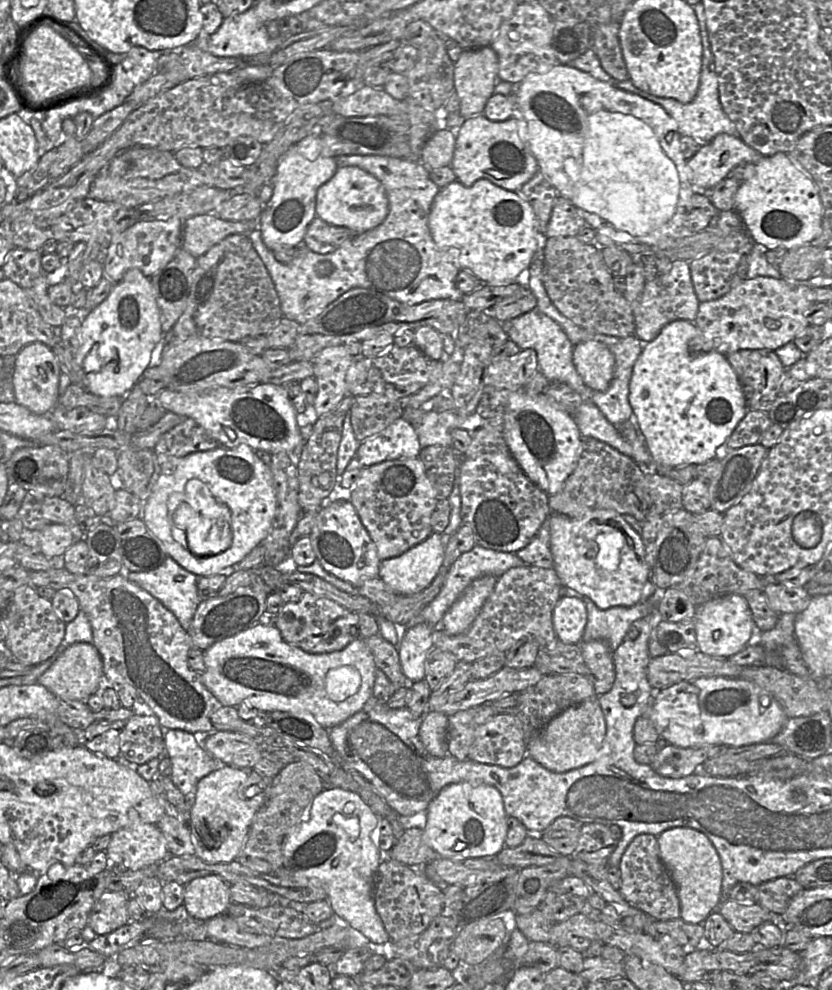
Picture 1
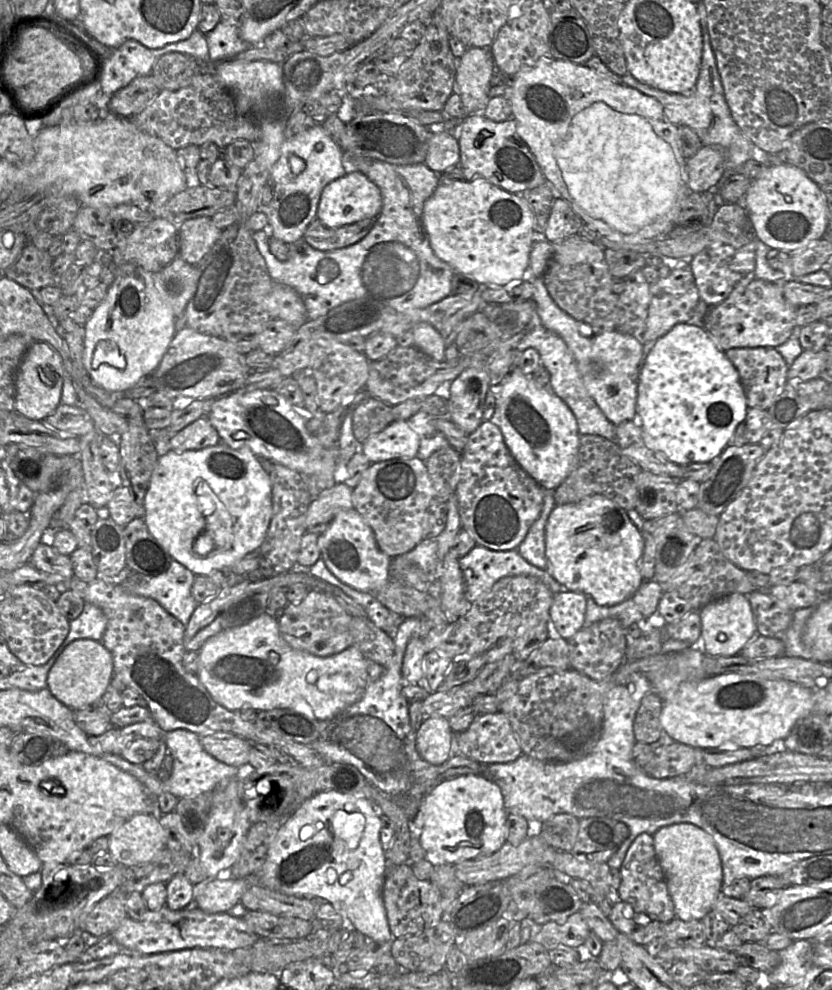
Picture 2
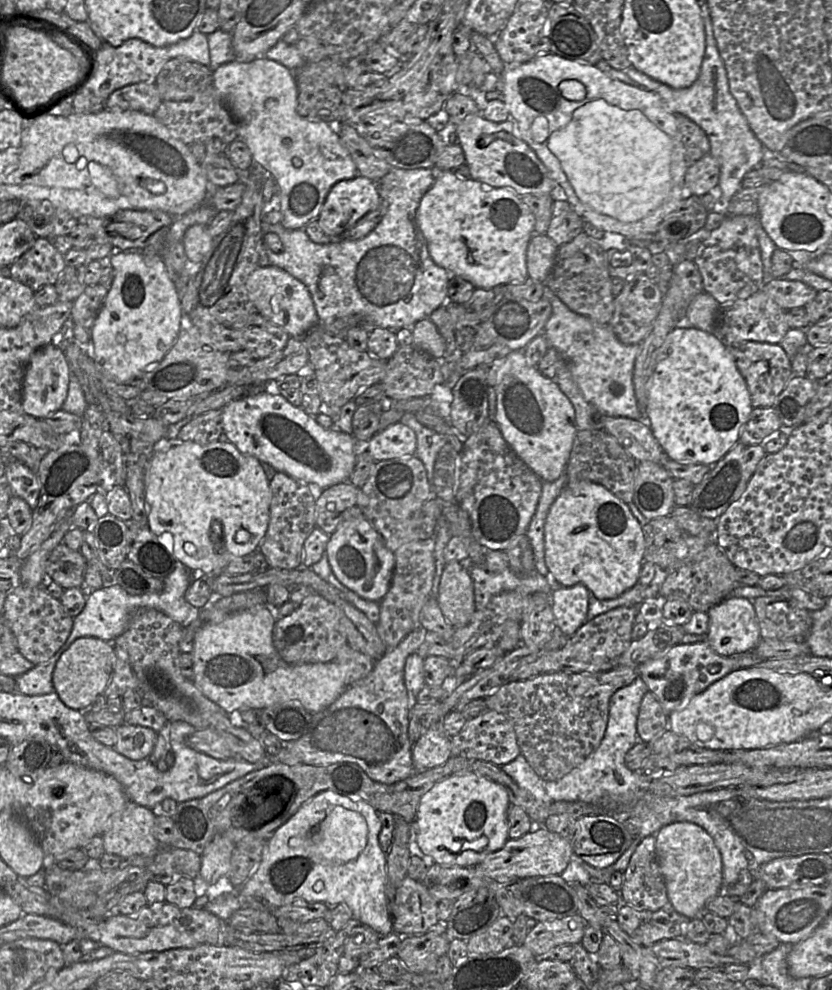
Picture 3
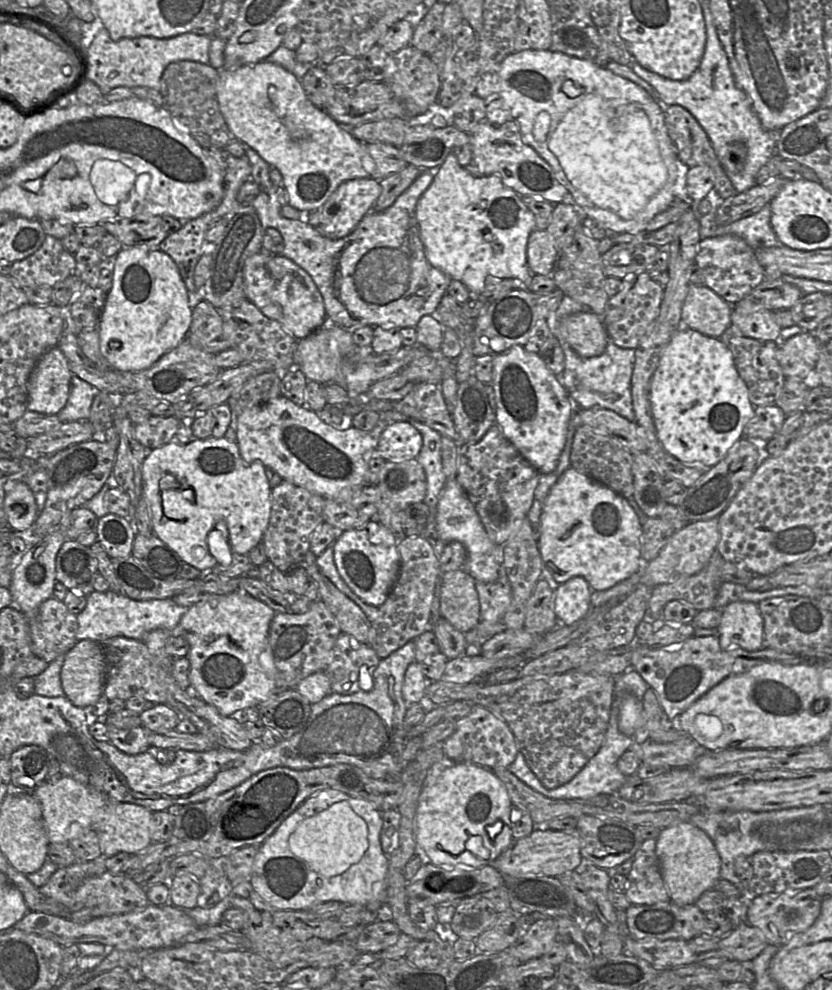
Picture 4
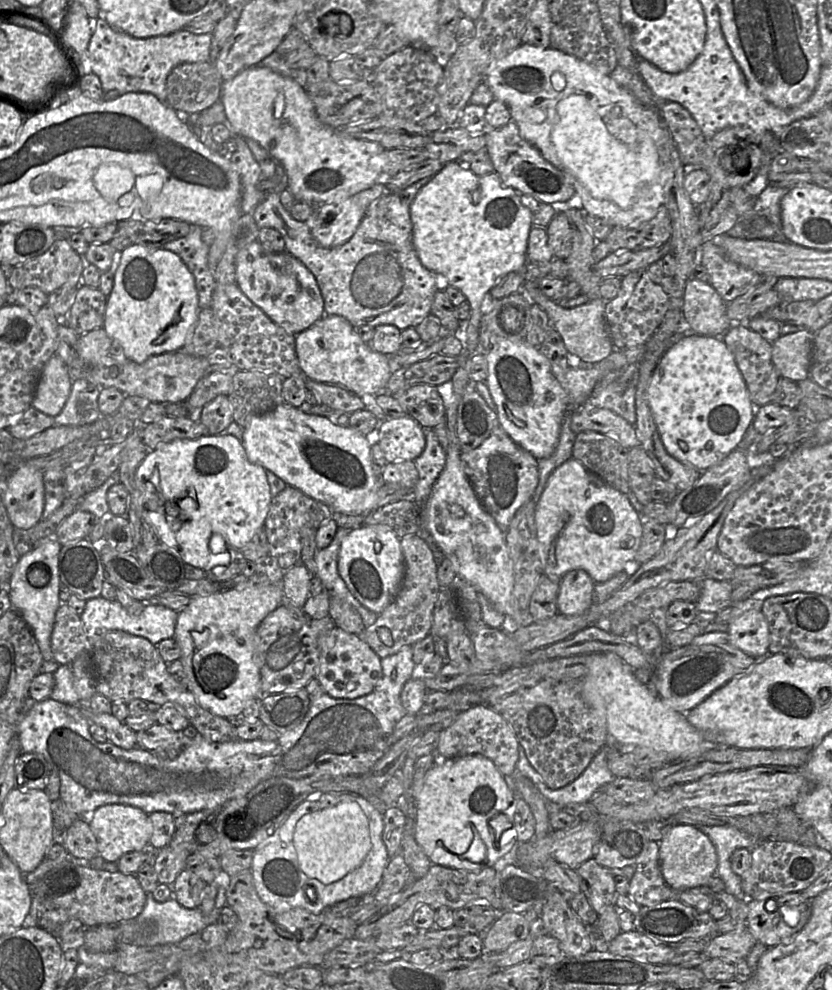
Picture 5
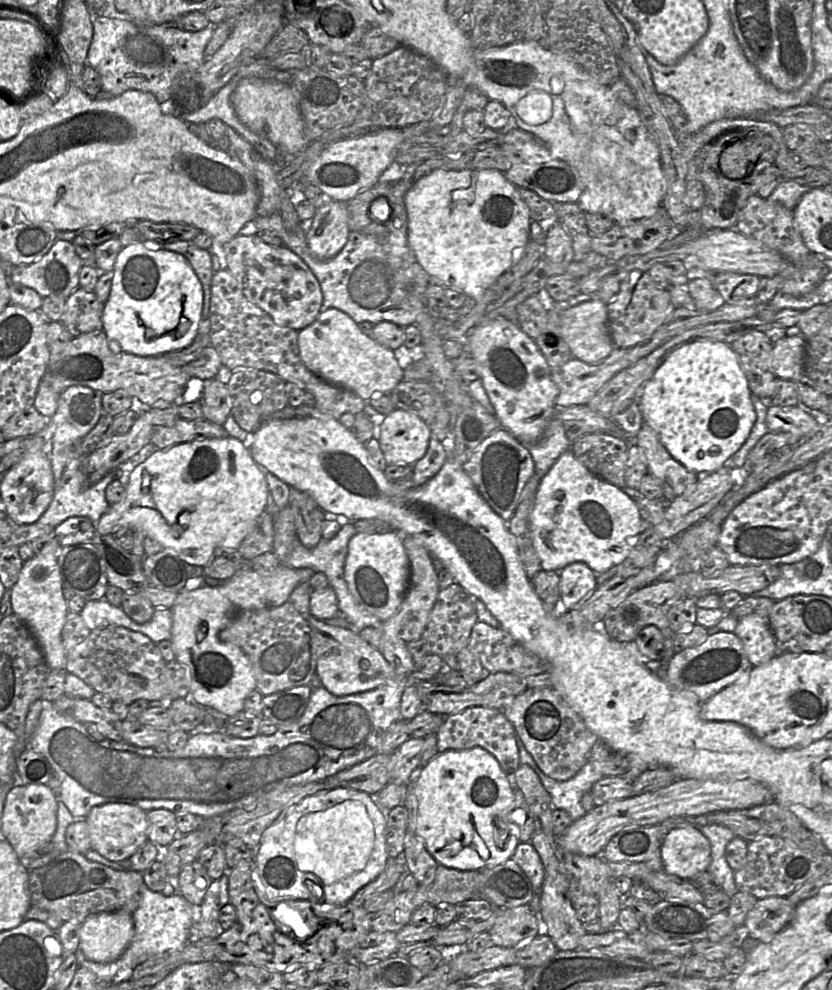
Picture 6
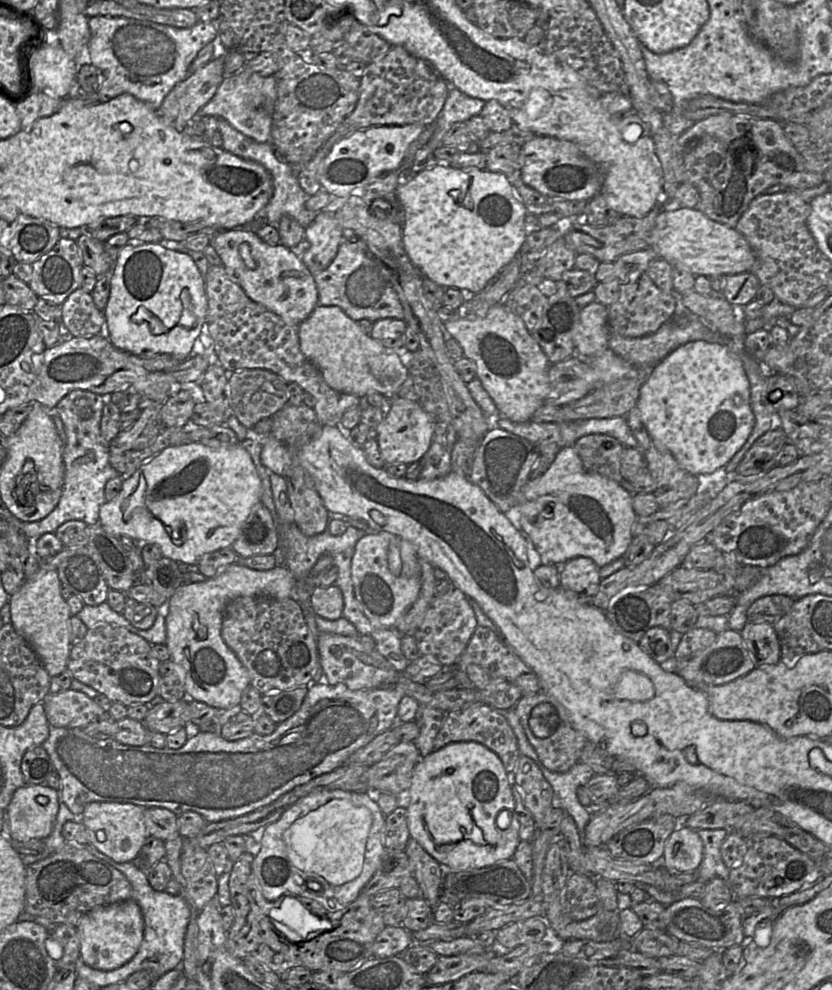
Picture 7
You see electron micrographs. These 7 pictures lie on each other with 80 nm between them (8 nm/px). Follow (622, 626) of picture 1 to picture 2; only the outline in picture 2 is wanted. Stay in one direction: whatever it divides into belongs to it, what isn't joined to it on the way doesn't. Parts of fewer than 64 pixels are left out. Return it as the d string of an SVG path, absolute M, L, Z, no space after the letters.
M653 579L644 581L631 597L613 606L600 606L590 595L585 595L586 614L583 627L605 618L615 618L627 629L657 610L663 592L663 585Z

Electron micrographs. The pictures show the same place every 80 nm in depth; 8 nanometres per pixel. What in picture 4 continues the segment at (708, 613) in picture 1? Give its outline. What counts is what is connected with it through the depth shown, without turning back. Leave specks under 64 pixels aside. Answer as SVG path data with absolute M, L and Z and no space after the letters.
M735 601L726 605L717 629L722 650L739 647L756 651L764 647L764 622L753 602Z

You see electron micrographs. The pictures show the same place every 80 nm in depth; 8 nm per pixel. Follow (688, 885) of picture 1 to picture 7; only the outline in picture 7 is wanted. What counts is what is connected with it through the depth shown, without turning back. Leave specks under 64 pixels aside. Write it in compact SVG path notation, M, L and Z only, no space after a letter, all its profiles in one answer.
M685 826L674 830L665 842L661 865L668 870L694 872L703 859L703 843L697 831Z

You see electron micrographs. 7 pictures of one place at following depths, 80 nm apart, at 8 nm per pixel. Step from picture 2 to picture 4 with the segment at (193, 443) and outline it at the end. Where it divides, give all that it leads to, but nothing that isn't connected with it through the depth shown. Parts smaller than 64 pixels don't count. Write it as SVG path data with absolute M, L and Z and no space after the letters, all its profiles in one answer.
M227 402L212 407L193 420L193 436L196 439L222 438L230 426L231 418L232 413Z

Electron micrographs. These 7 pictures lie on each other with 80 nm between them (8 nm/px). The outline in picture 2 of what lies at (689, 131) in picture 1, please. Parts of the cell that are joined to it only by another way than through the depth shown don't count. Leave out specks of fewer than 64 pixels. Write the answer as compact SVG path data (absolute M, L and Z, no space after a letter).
M703 2L696 4L696 6L701 26L703 50L698 80L696 86L690 93L678 94L658 90L639 82L628 72L622 77L621 81L615 83L623 83L645 95L655 98L662 105L664 113L669 121L675 125L686 125L692 128L700 137L703 145L719 144L723 146L726 150L725 171L721 177L721 181L723 181L732 174L739 172L739 167L752 158L752 150L755 145L743 133L731 115L729 106L724 97L721 77L710 43L706 7Z

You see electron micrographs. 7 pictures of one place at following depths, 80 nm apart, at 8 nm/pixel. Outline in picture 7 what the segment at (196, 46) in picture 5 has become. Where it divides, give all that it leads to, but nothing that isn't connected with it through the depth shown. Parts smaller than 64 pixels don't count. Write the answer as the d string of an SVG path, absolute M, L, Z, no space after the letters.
M93 16L88 19L90 29L89 61L101 72L98 94L102 103L128 93L158 111L169 92L189 75L189 67L198 53L218 37L216 22L198 21L190 28L176 28L150 21L125 17Z

